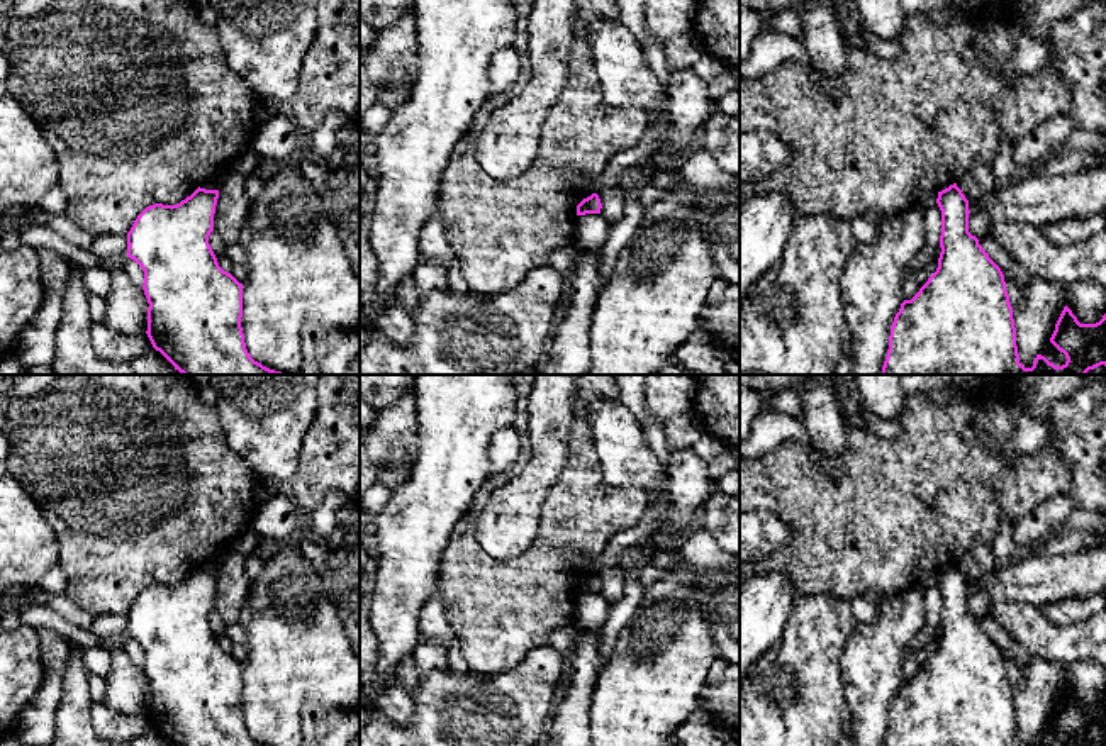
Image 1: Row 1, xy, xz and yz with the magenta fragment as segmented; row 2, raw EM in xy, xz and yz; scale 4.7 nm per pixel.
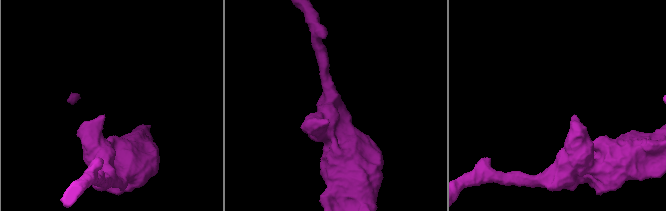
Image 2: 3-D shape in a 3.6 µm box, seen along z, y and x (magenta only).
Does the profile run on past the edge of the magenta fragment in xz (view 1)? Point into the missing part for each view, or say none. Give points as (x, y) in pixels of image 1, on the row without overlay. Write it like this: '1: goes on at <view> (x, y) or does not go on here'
1: does not go on here

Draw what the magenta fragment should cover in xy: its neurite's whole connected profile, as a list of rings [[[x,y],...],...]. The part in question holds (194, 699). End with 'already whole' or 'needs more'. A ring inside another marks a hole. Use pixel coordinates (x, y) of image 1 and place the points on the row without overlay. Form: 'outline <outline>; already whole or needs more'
outline [[[197,568],[176,585],[146,587],[127,612],[127,637],[144,651],[148,717],[173,746],[263,746],[246,729],[243,663],[224,651],[209,624],[219,570]]]; already whole

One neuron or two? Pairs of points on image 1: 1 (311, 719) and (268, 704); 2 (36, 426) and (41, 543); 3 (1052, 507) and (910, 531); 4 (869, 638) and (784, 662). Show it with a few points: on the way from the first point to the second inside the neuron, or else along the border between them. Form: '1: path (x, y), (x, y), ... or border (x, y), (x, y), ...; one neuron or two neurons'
1: border (341, 709), (309, 706), (302, 714), (302, 728); two neurons
2: border (17, 478), (55, 533), (58, 545); two neurons
3: border (1066, 492), (1044, 499), (1013, 524); two neurons
4: border (859, 623), (842, 660), (842, 682); two neurons

